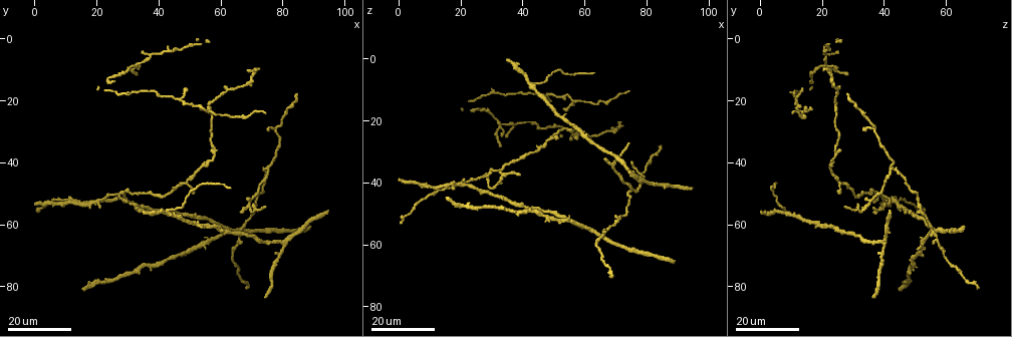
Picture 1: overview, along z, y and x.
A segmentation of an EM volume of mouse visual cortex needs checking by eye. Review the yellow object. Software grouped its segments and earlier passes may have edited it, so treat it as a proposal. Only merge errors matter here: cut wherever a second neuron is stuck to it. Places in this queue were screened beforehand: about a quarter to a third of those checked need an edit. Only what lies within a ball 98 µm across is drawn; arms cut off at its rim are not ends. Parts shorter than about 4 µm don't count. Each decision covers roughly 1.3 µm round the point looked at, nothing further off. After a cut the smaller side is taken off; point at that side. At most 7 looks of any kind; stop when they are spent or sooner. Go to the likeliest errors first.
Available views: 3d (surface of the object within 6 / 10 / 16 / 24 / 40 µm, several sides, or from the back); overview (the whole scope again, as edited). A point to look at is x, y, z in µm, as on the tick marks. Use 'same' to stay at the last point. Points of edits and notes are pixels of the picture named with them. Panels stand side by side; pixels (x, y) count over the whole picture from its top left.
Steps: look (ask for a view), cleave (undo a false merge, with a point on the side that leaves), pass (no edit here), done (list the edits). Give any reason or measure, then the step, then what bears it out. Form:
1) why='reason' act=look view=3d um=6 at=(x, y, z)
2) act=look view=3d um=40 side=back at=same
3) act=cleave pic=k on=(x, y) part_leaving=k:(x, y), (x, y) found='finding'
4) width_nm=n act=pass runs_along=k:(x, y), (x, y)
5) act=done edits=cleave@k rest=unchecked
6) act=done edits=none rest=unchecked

why='four or more arms meet' act=look view=3d um=24 at=(15.0, 53.0, 41.0)

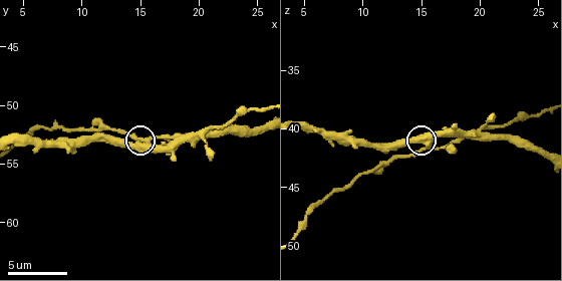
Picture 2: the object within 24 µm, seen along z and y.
act=look view=3d um=10 at=(15.2, 53.2, 41.8)

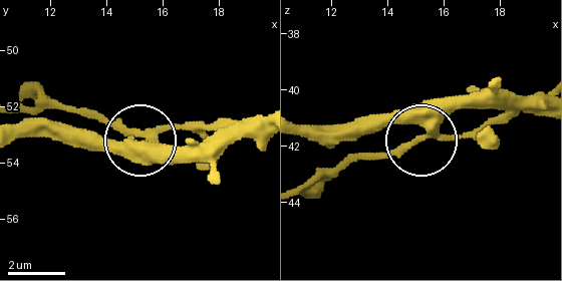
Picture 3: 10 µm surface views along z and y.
act=look view=3d um=6 at=(15.2, 53.1, 41.6)

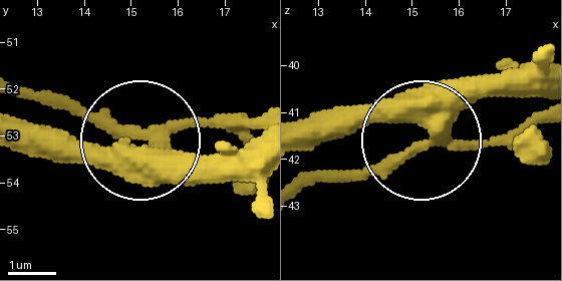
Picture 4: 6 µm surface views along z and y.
act=pass runs_along=4:(537, 116), (489, 141), (429, 141), (392, 116), (313, 116) found='continuous, no second neuron'

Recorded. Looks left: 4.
why='thin arm on a thick one' act=look view=3d um=16 at=(46.5, 19.0, 11.0)

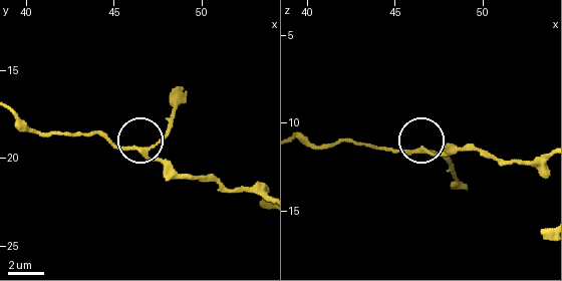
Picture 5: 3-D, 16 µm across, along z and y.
act=look view=3d um=10 at=(46.9, 19.4, 11.6)

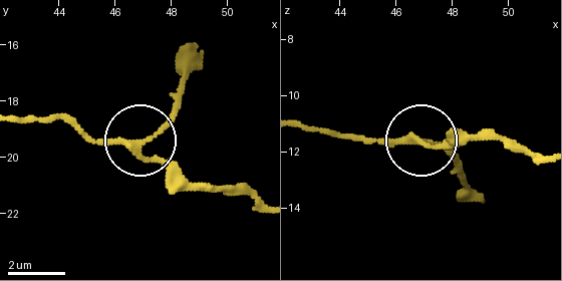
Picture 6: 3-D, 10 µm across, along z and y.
side_arm_um=5 arms=3 act=pass found='one neuron here'

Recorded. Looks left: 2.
why='three-way junction' act=look view=3d um=16 at=(21.0, 52.0, 39.8)

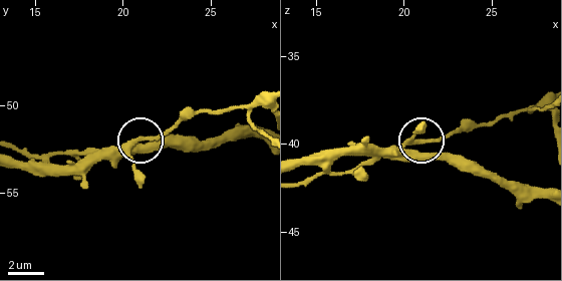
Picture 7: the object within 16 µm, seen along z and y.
arms=3 act=pass found='continuous, no second neuron'

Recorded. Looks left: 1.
act=done edits=none rest=unchecked

